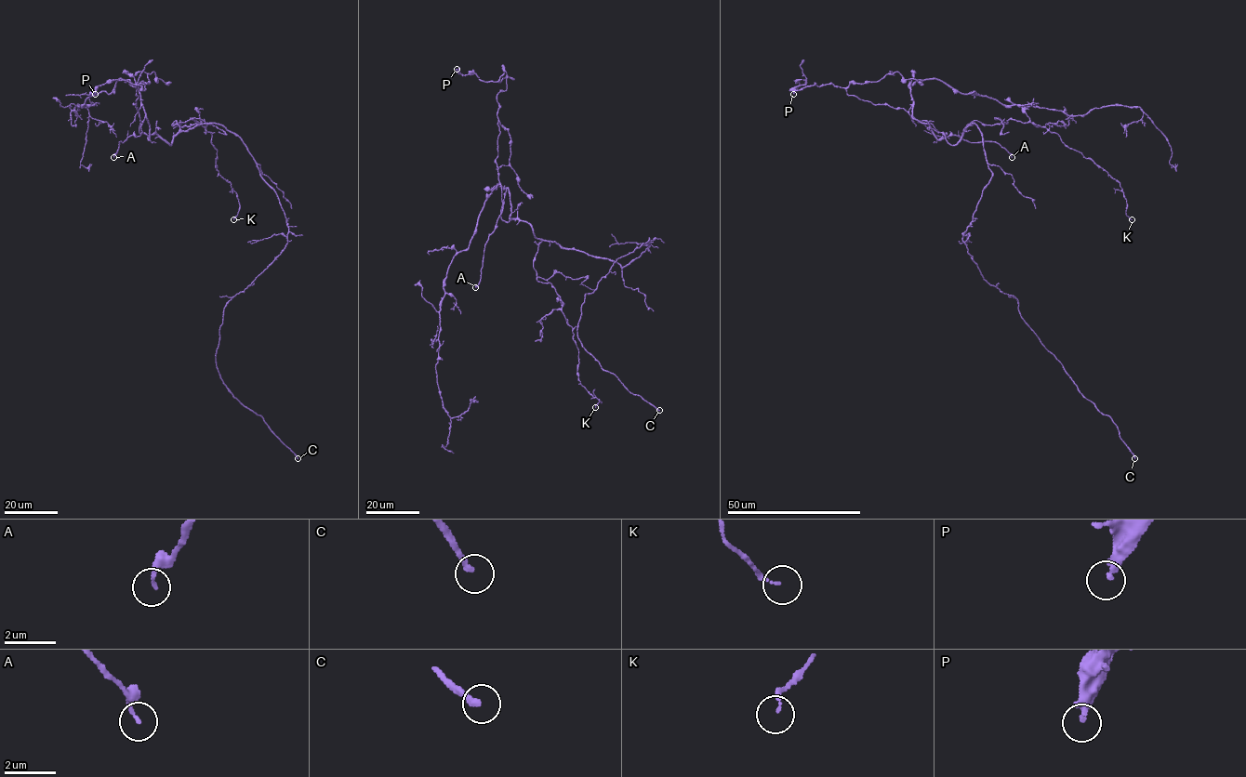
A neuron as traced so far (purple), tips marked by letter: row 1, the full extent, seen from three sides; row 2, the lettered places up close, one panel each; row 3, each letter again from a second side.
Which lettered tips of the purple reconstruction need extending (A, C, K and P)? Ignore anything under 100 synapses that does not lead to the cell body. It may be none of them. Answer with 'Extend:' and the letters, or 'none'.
Extend: C

